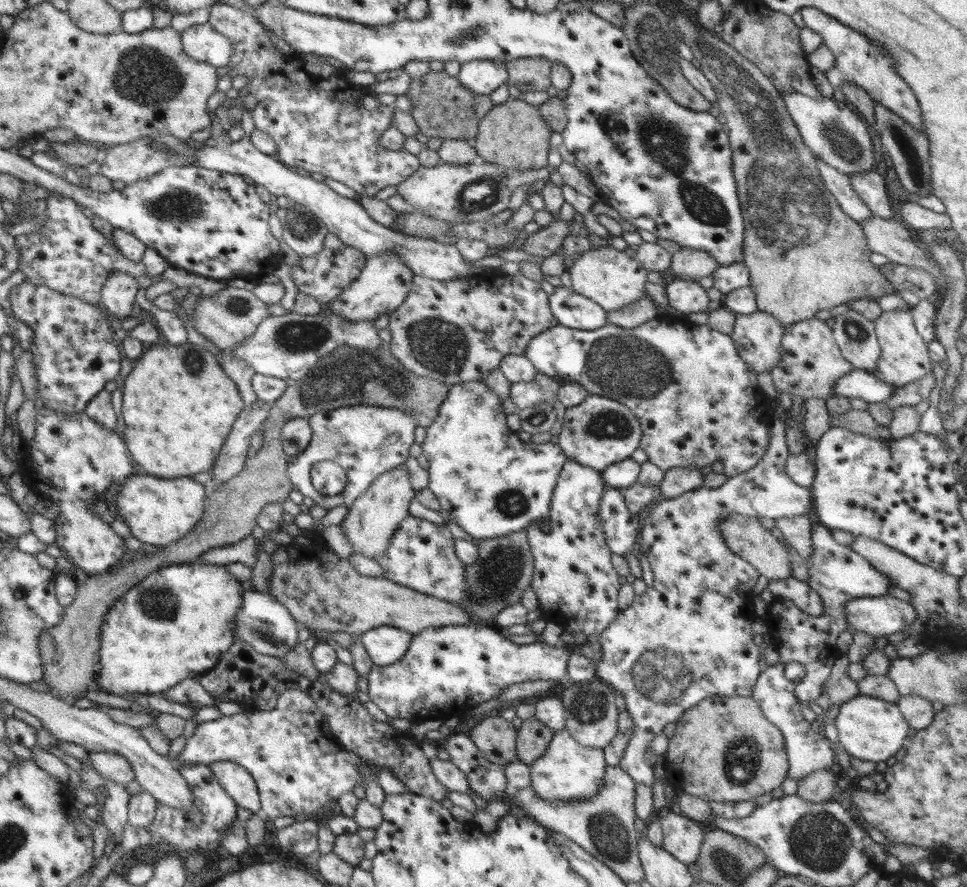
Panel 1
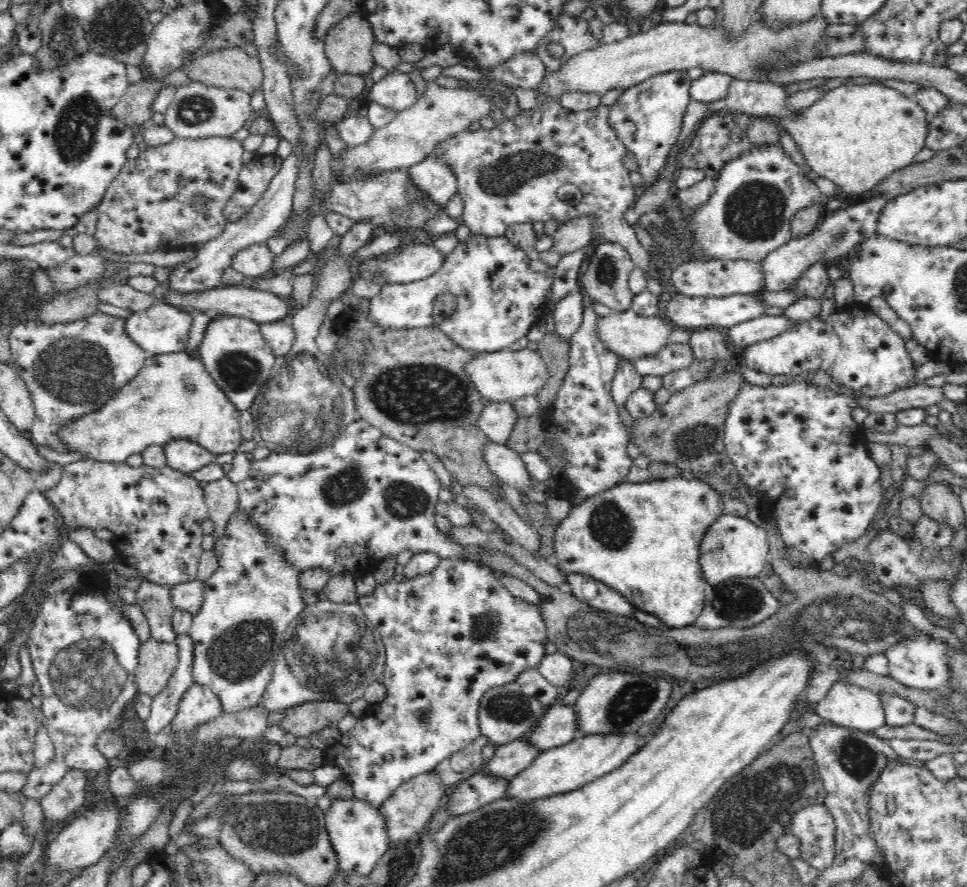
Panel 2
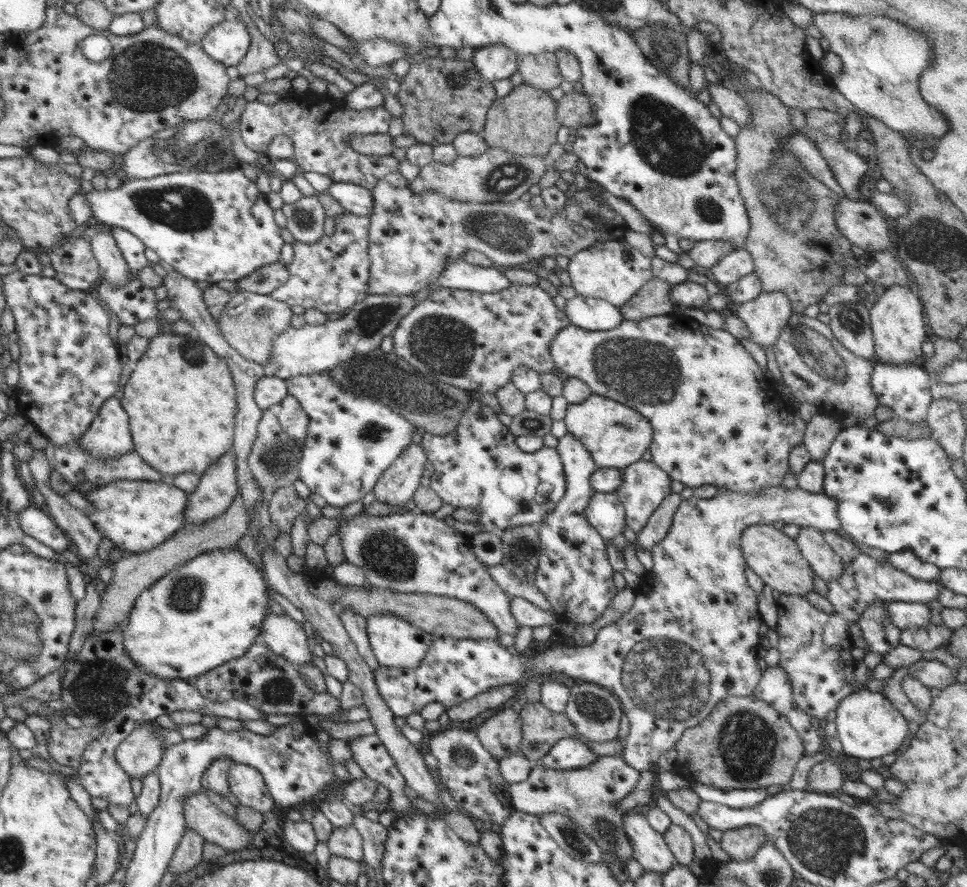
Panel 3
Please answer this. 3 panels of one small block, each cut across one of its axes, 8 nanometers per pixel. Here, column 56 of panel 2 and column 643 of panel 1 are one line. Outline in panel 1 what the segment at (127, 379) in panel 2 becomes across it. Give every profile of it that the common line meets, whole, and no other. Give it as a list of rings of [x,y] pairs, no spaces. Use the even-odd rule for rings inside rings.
[[[664,315],[649,320],[644,324],[639,324],[636,328],[629,329],[610,323],[593,331],[556,325],[534,336],[527,344],[524,356],[530,359],[538,373],[551,376],[551,378],[561,382],[578,383],[583,388],[586,388],[586,391],[589,393],[624,403],[636,415],[642,427],[643,435],[639,448],[646,452],[648,461],[661,468],[664,472],[671,468],[684,468],[689,466],[689,464],[702,468],[703,466],[711,466],[713,462],[718,460],[718,462],[722,462],[724,466],[723,472],[727,477],[736,476],[750,470],[750,468],[754,468],[760,462],[770,444],[769,430],[774,412],[772,412],[772,408],[768,405],[768,398],[759,389],[757,375],[752,372],[750,365],[746,364],[745,360],[742,360],[730,335],[714,330],[708,323],[696,325],[691,321],[690,326],[688,326],[688,324],[682,324],[682,321],[677,318]]]

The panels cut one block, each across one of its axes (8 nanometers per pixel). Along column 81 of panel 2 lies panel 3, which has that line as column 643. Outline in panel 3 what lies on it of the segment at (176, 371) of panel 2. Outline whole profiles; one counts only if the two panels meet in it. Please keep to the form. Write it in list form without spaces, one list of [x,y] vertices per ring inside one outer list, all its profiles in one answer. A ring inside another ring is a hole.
[[[592,393],[580,404],[569,404],[563,418],[567,433],[571,434],[590,452],[597,468],[623,469],[639,461],[650,448],[653,430],[647,418],[640,412],[616,400]]]

